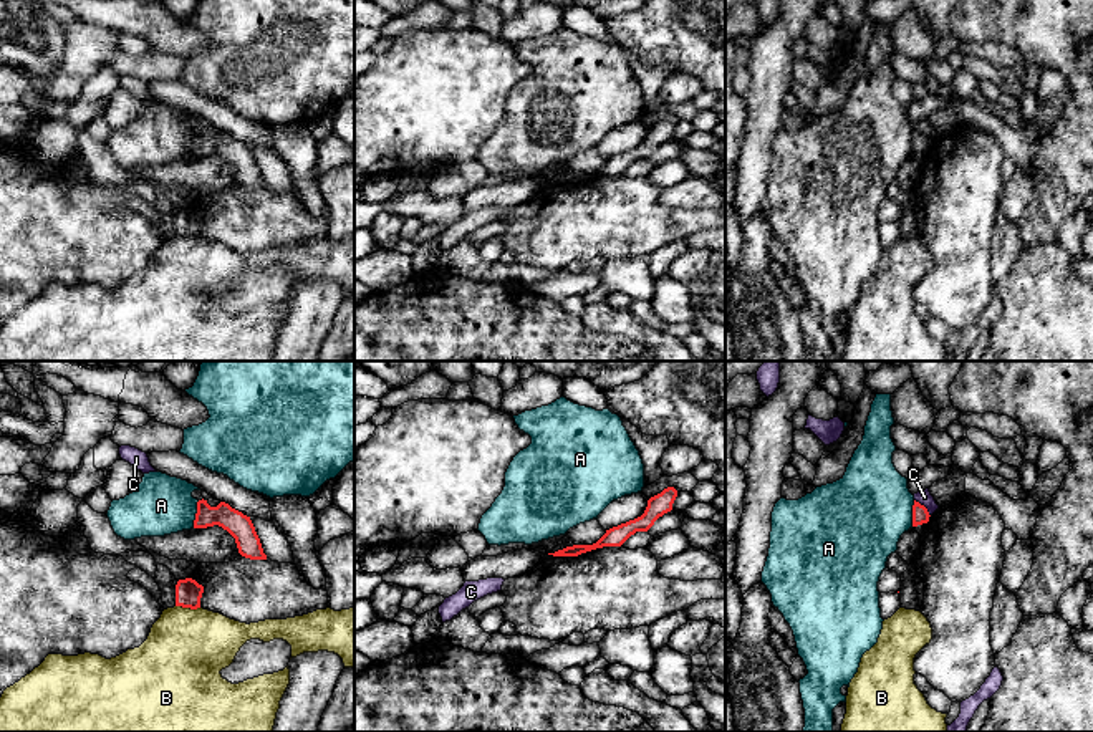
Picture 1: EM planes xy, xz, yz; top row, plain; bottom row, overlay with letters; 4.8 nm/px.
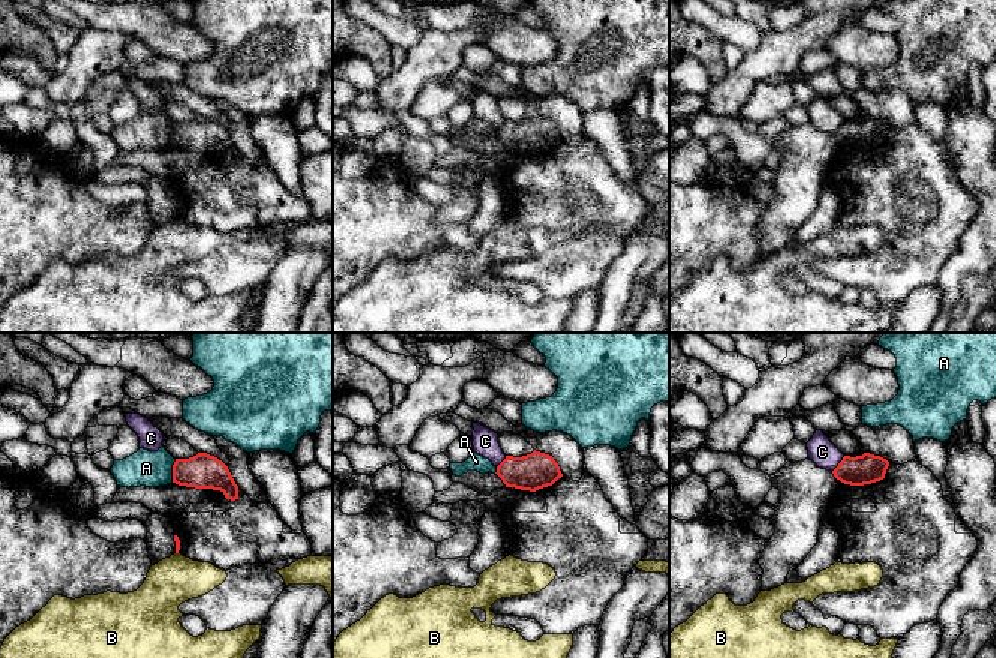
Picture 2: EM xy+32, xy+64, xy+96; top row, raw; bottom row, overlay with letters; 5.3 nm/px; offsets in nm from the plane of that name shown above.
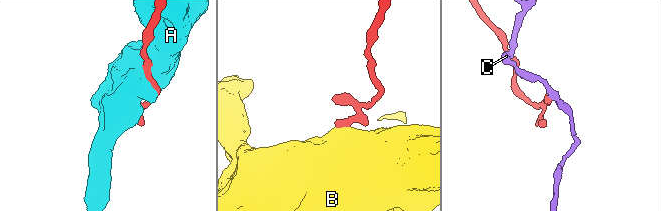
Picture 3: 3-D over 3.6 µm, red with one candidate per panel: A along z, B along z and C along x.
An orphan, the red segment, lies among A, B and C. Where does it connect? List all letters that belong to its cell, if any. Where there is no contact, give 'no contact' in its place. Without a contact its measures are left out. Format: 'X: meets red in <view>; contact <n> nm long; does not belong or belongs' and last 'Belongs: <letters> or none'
A: meets red in xy; contact 140 nm long; does not belong
B: meets red in xy; contact 120 nm long; does not belong
C: meets red in yz; contact 120 nm long; does not belong
Belongs: none

